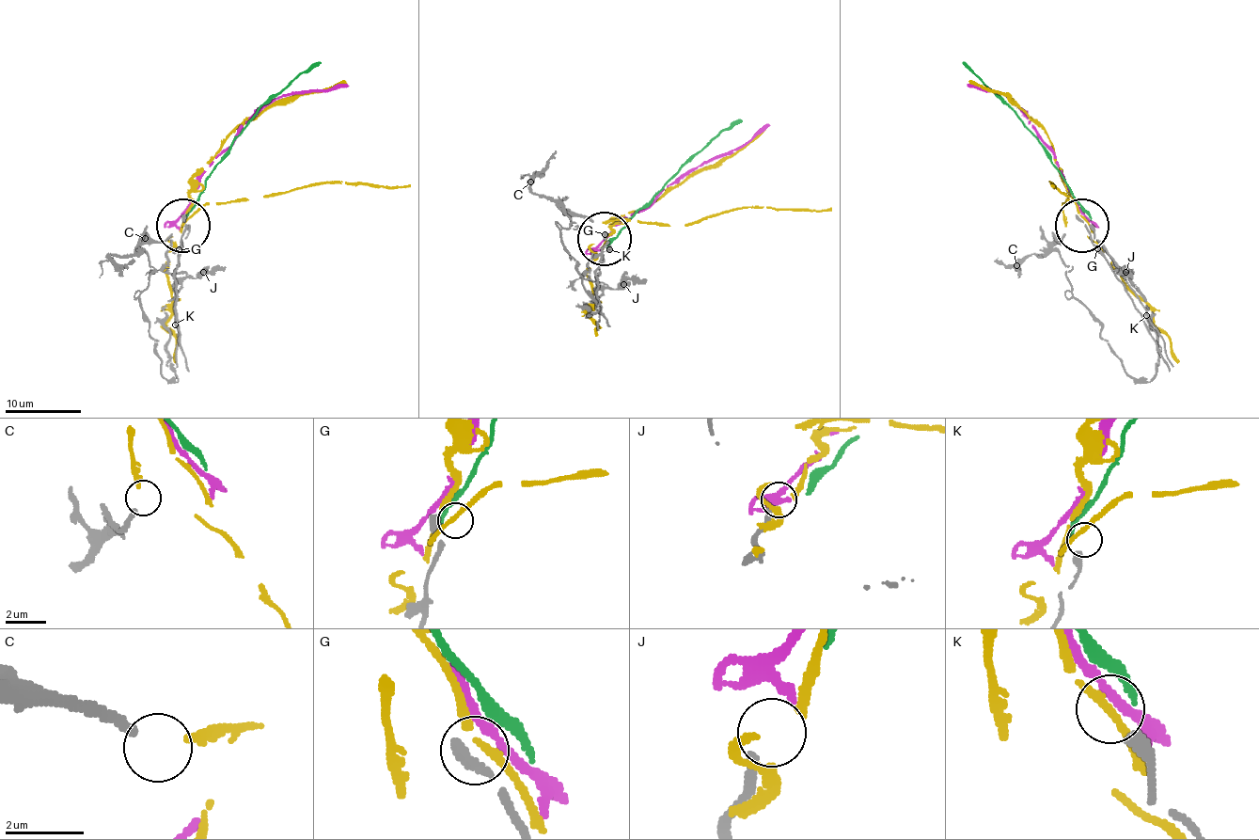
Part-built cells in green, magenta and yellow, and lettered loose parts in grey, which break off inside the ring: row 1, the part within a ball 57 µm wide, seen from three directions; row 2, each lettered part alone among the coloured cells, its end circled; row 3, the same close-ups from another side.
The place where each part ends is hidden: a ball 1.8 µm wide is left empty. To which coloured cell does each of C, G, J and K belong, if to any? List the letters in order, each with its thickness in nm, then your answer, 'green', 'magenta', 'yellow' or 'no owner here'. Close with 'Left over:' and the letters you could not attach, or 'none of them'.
C: 240 nm | yellow
G: 340 nm | no owner here
J: 200 nm | magenta
K: 360 nm | no owner here
Left over: G, K

